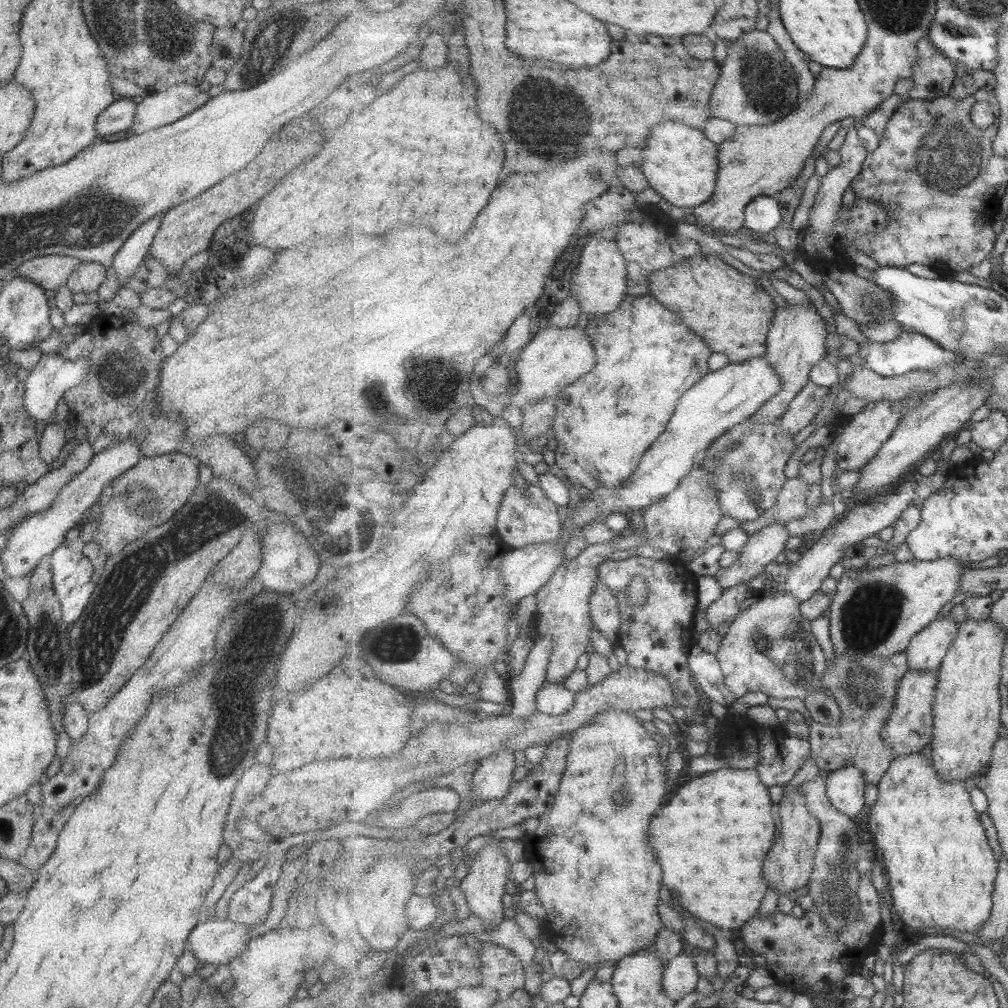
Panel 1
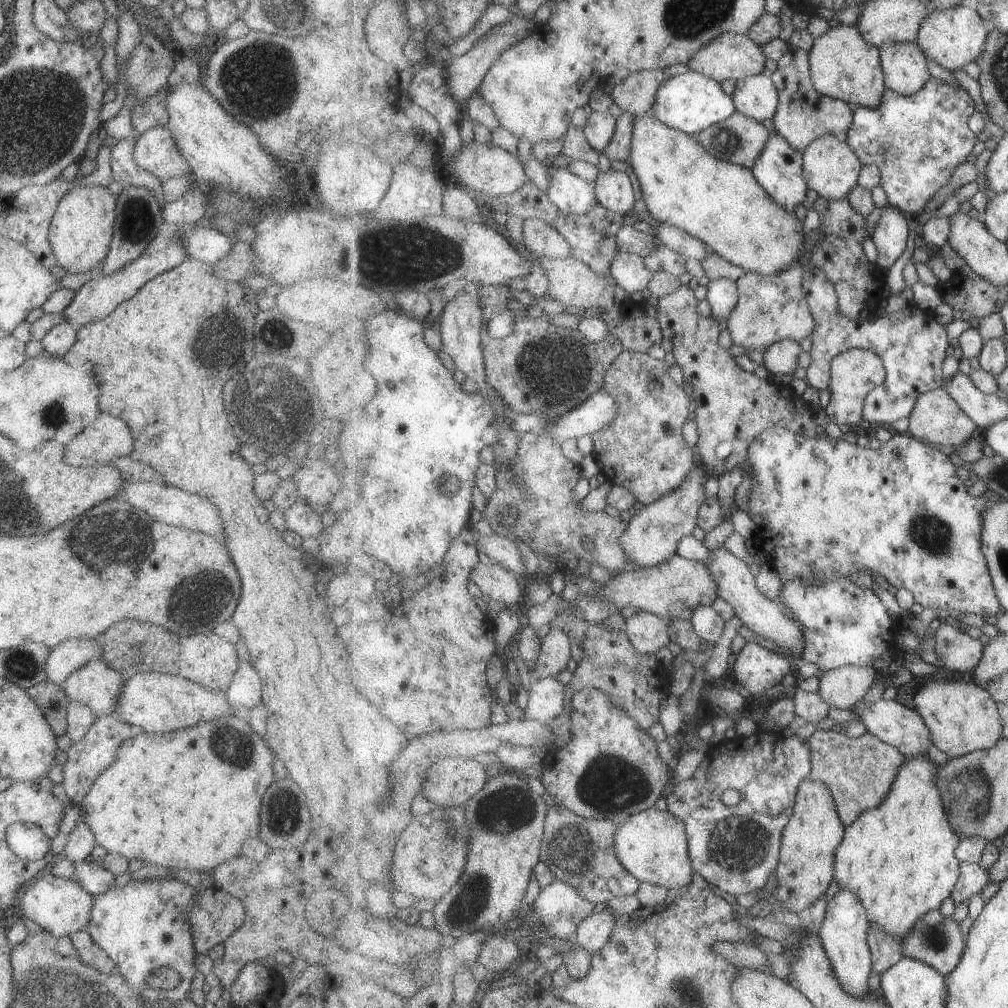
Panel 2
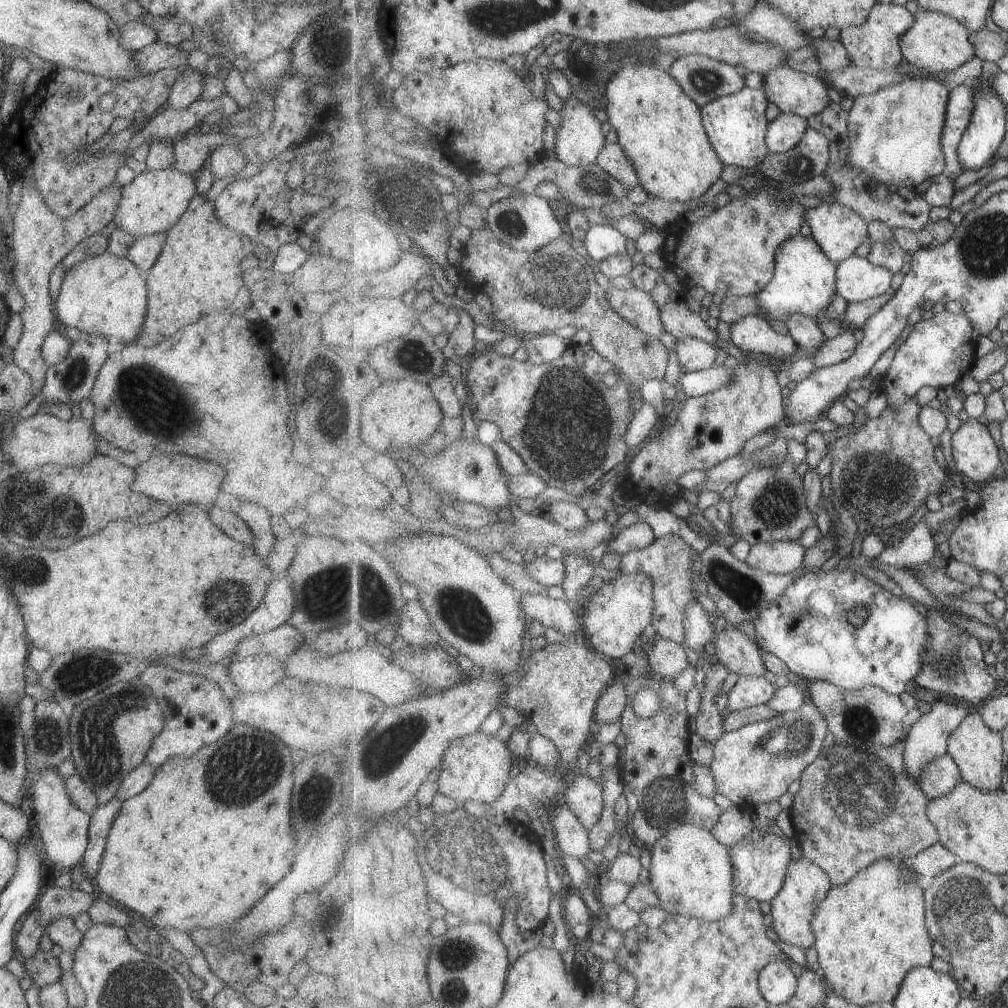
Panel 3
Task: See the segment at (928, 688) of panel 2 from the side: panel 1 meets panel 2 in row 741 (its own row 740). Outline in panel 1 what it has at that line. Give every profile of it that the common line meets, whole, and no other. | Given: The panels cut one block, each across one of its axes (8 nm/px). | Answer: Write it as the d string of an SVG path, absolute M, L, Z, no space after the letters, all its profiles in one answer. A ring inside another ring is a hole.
M967 618L960 626L959 635L949 649L940 666L941 678L937 685L935 700L935 730L932 740L931 757L934 770L947 782L963 780L973 781L975 775L990 768L995 742L1000 738L1002 724L1002 698L1000 684L1002 680L1002 661L1006 635L992 618L975 621Z

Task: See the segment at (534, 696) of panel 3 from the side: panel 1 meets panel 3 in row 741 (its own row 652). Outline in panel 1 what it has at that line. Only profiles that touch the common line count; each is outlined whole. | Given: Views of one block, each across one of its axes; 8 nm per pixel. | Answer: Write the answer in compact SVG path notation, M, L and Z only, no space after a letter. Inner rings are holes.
M613 539L608 544L589 545L575 560L566 560L549 583L544 584L536 594L538 605L534 615L541 618L538 624L539 638L546 637L555 648L549 661L548 683L563 683L577 669L577 660L585 652L592 652L591 628L594 628L594 620L590 600L599 578L600 567L611 554L618 551L615 544L617 542Z

